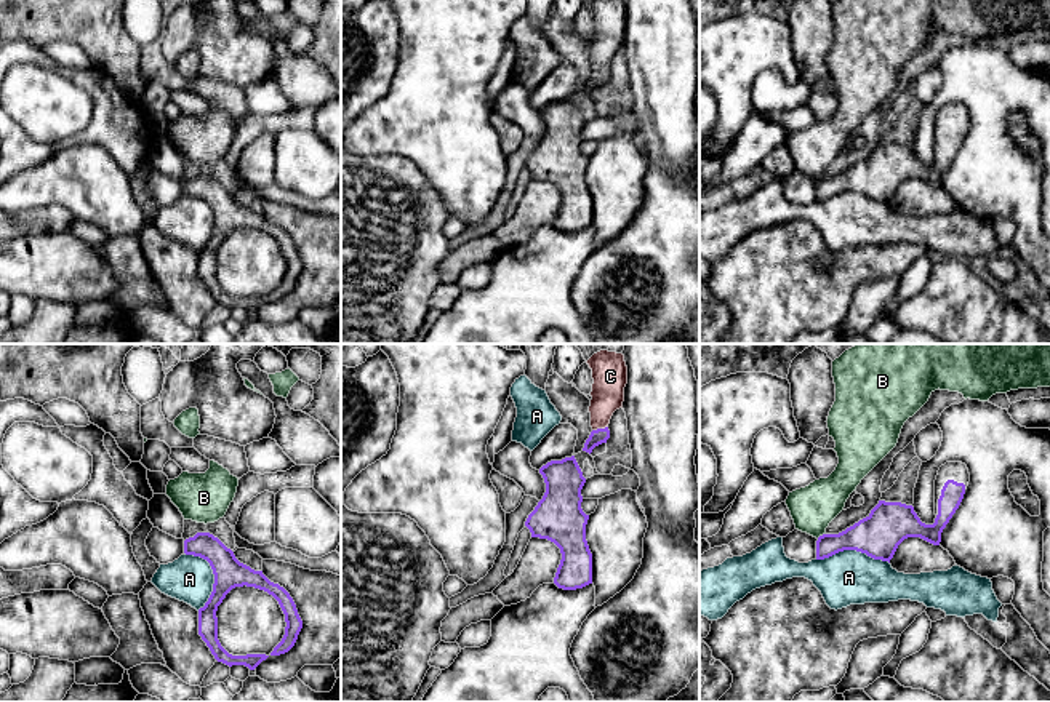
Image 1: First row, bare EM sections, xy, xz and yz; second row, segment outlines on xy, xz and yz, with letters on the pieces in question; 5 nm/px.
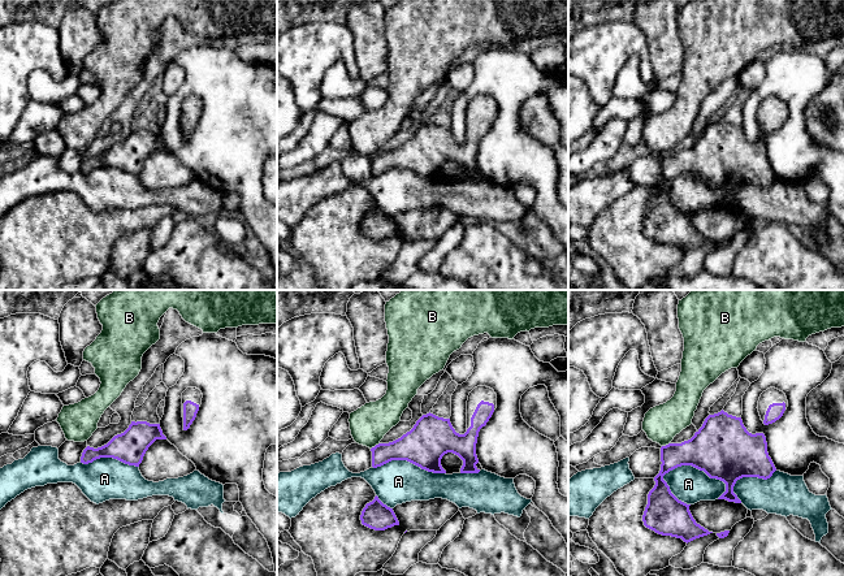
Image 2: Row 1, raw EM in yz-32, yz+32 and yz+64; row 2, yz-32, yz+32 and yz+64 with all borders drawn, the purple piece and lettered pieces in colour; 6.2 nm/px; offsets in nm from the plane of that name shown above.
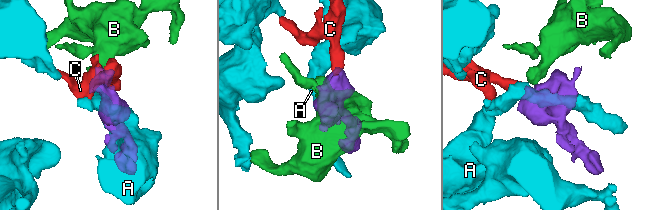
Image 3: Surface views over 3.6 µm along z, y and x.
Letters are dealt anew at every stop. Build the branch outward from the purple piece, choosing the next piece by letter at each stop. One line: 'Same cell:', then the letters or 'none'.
Same cell: C

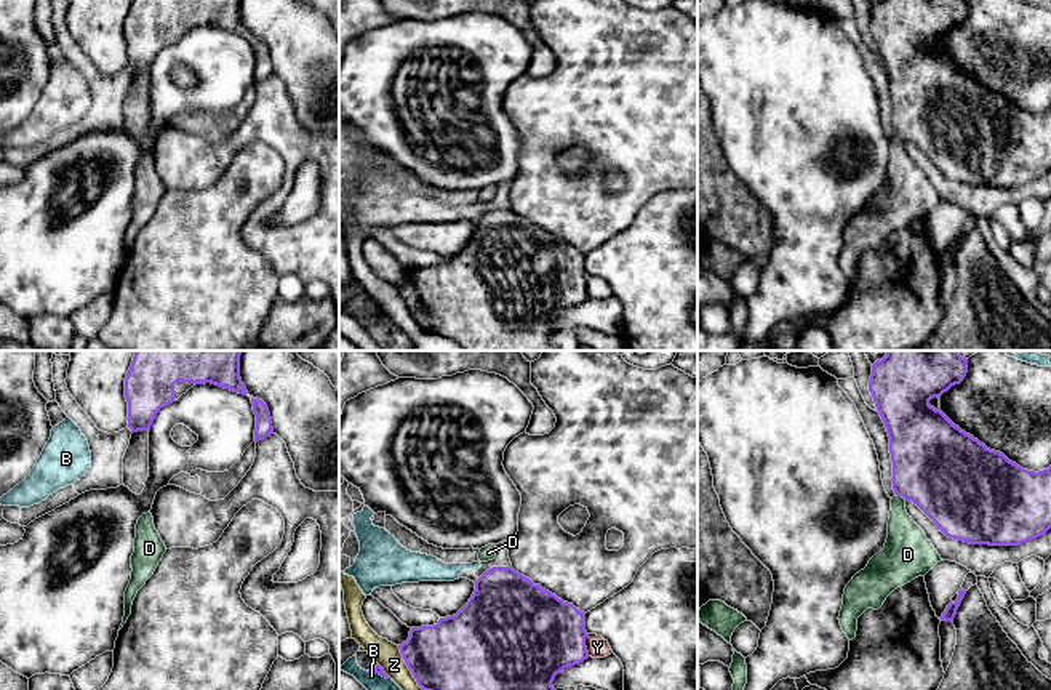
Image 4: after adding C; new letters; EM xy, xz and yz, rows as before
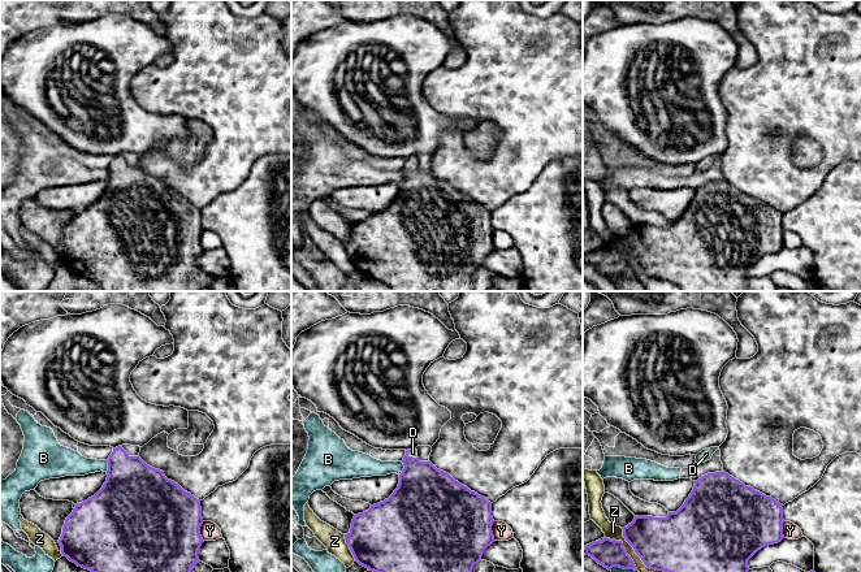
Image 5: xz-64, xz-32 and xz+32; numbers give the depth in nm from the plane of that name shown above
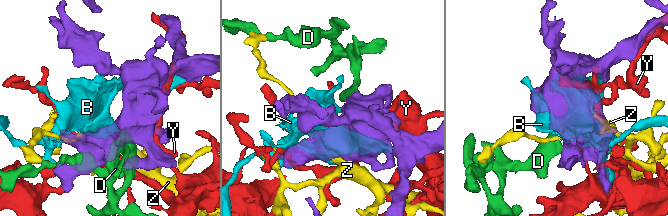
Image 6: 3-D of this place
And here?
Same cell: D

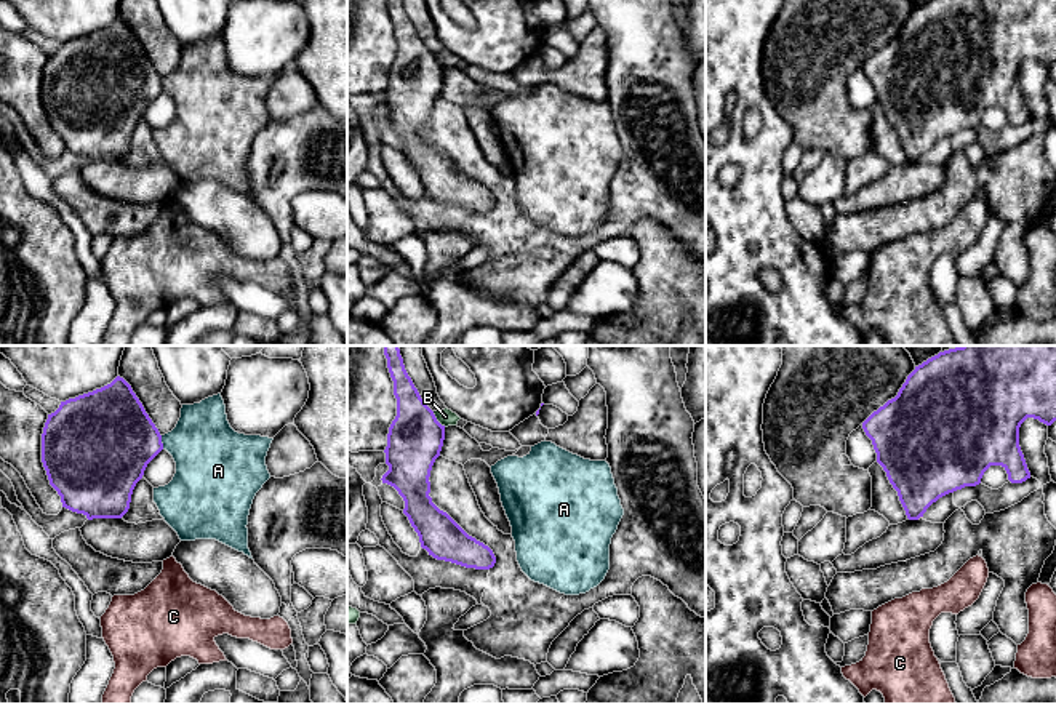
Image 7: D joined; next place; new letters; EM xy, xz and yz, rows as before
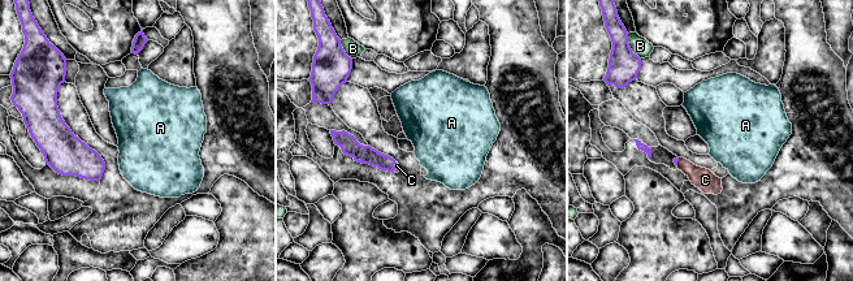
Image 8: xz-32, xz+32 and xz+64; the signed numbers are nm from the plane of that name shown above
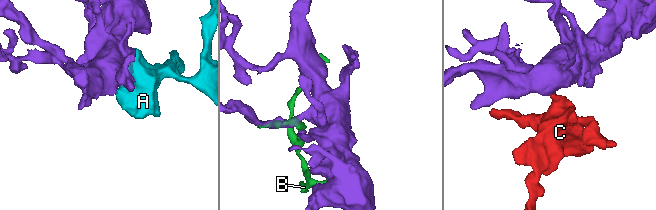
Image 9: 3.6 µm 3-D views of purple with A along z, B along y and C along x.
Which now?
Same cell: C

